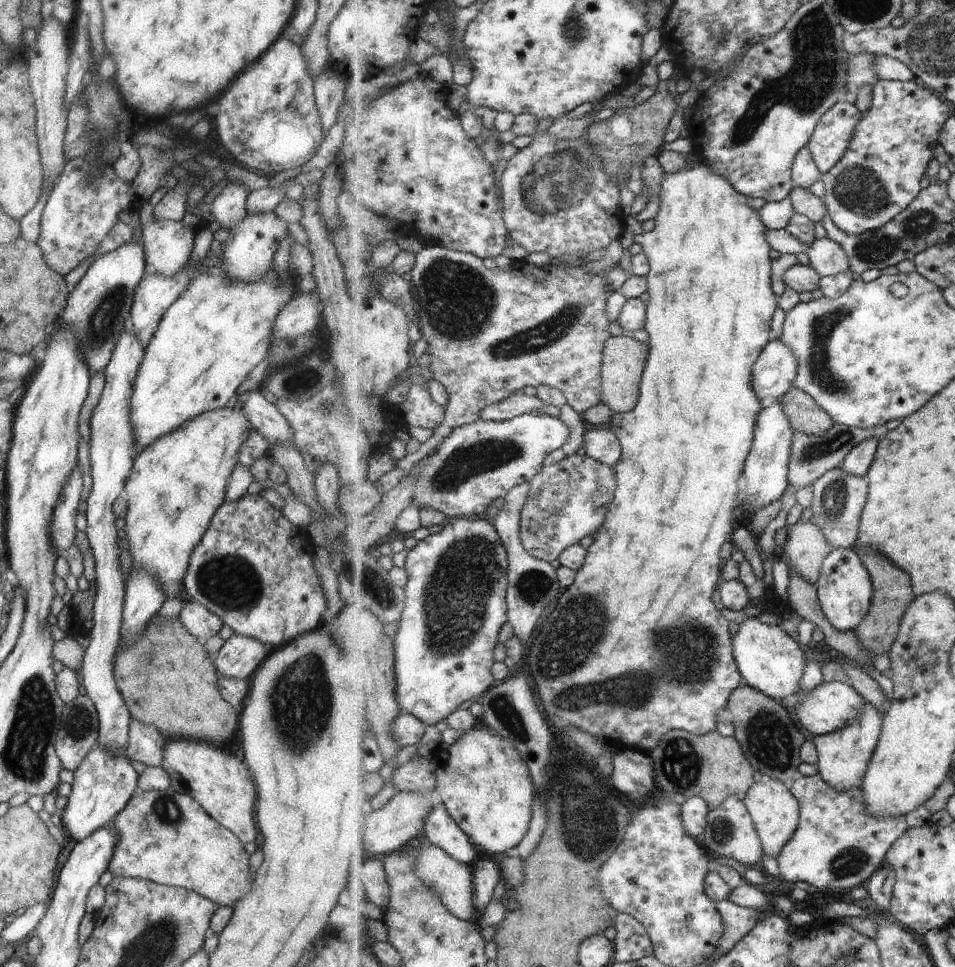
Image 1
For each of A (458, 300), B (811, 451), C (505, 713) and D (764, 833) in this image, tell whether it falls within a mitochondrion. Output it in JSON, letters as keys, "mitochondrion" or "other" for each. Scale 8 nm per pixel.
{"A":"mitochondrion","B":"mitochondrion","C":"mitochondrion","D":"other"}

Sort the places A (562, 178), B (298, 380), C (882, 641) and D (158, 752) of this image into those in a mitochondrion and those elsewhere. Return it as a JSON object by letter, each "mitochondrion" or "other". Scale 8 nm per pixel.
{"A":"mitochondrion","B":"mitochondrion","C":"other","D":"other"}

